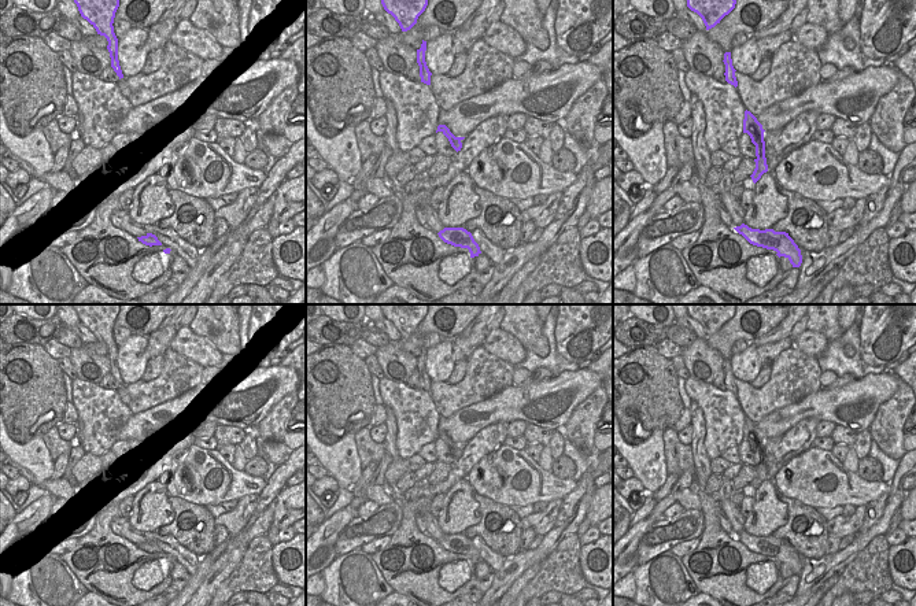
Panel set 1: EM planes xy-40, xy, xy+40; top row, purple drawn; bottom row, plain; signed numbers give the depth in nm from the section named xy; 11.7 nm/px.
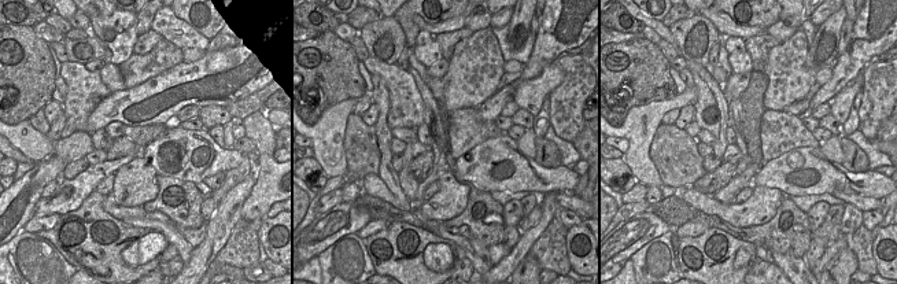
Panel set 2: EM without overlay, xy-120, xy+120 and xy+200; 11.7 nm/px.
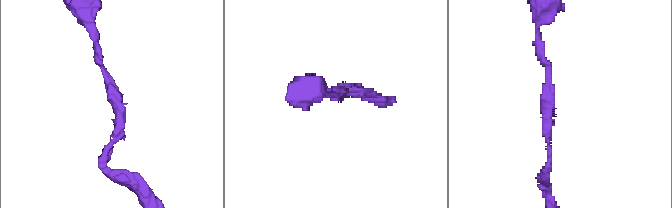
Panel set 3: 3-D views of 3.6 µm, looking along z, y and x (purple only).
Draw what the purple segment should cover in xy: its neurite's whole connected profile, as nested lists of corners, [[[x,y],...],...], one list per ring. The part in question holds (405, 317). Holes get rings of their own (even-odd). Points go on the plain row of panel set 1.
[[[380,304],[384,317],[399,330],[402,339],[410,337],[428,313],[428,304]]]

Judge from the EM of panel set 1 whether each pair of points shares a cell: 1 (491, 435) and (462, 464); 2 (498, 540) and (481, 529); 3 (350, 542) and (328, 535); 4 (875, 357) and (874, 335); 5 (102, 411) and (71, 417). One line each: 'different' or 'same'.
1: same
2: same
3: different
4: same
5: different

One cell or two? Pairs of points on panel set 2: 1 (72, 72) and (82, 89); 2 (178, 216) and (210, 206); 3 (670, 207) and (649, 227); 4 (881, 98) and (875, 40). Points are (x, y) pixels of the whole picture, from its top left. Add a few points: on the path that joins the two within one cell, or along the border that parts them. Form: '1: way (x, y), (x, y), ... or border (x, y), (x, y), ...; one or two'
1: way (76, 76), (82, 85); one
2: border (203, 196), (200, 216), (205, 222); two
3: border (649, 209), (672, 228); two
4: border (877, 58), (872, 58), (862, 70); two

